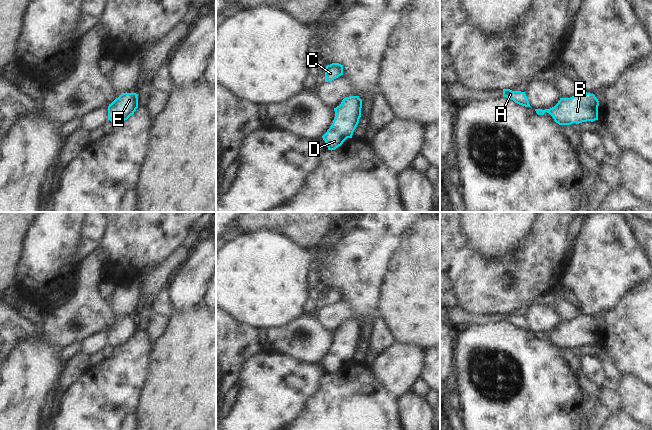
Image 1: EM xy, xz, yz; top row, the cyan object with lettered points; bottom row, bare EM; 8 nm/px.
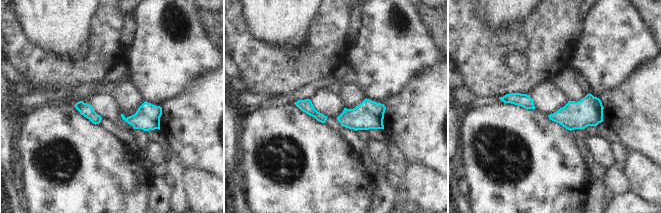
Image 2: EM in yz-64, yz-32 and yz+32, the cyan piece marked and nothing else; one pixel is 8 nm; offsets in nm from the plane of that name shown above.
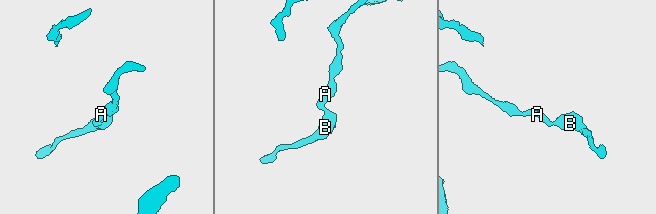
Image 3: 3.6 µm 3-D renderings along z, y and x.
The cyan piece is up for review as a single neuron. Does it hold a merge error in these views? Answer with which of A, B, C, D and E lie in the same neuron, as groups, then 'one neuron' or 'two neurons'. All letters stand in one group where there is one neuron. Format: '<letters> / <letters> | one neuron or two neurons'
A B C D E | one neuron

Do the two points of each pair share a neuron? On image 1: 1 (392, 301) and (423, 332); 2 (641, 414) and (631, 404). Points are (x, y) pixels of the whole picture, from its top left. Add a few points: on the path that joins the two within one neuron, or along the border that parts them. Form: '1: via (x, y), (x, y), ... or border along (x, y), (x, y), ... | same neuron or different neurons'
1: via (400, 306), (418, 324) | same neuron
2: via (639, 412), (633, 406) | same neuron

